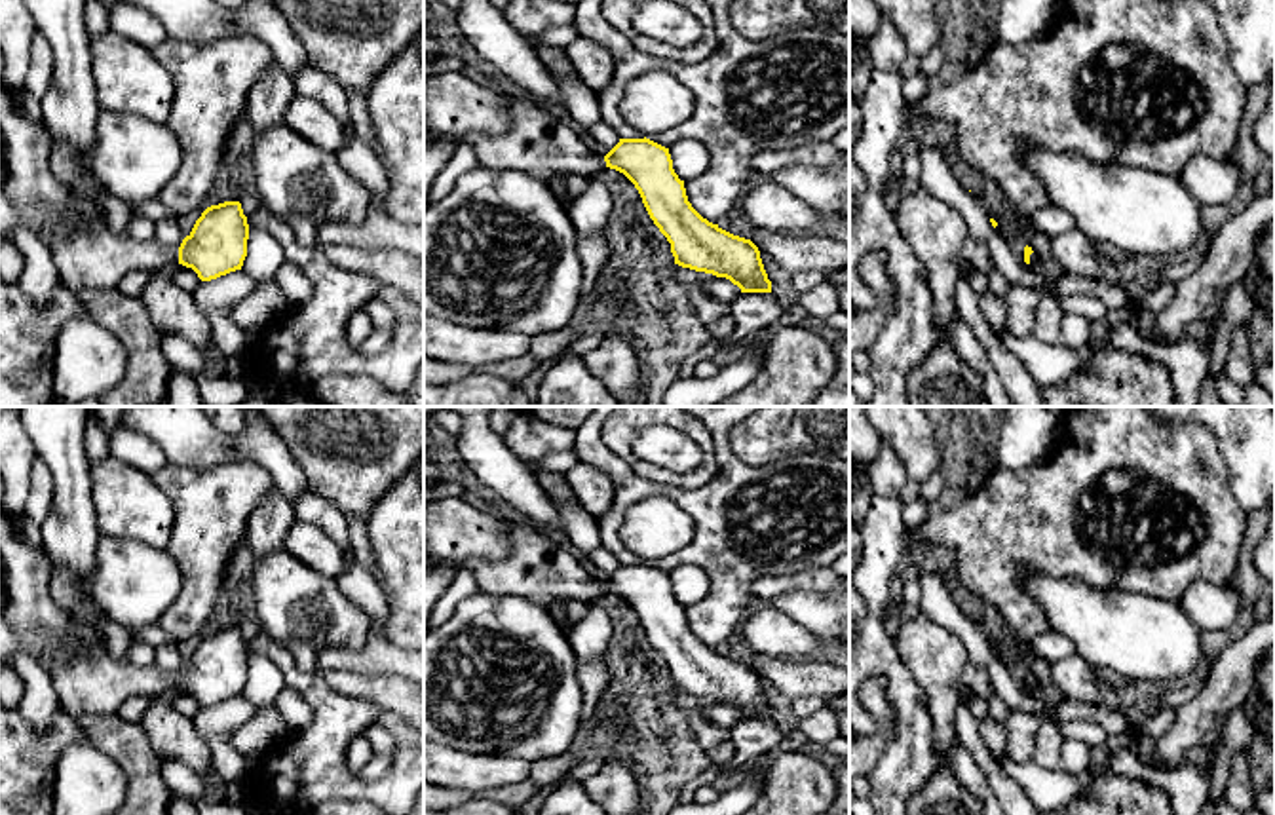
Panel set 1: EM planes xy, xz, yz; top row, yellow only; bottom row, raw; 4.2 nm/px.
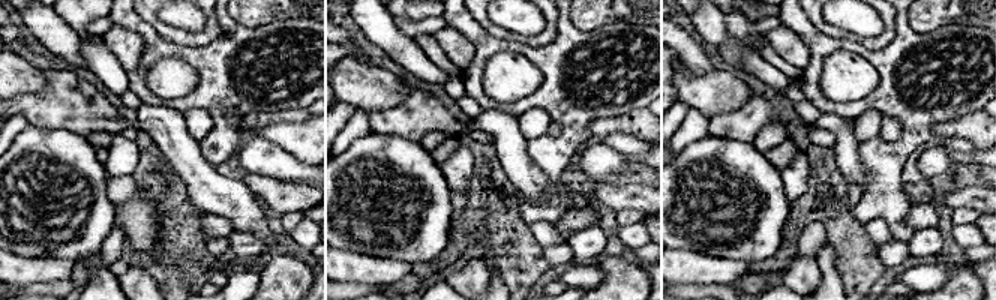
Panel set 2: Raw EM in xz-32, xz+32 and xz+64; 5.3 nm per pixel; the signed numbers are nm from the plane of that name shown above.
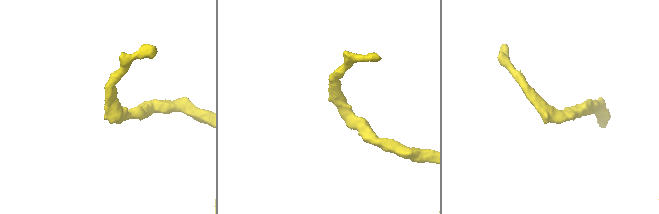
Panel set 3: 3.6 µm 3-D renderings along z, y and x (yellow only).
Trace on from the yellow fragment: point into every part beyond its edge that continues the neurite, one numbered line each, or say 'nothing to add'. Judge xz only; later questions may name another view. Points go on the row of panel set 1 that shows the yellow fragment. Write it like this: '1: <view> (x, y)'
1: xz (536, 143)

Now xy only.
1: xy (88, 255)

